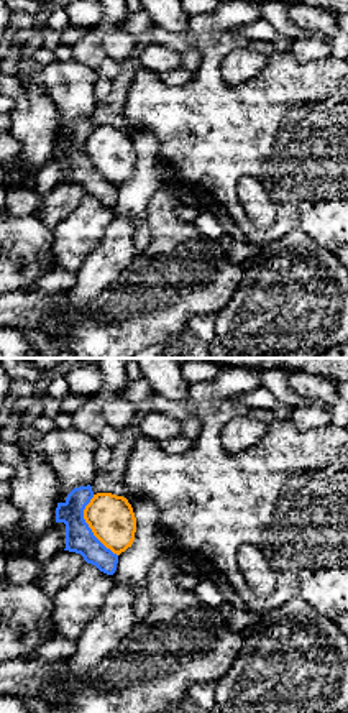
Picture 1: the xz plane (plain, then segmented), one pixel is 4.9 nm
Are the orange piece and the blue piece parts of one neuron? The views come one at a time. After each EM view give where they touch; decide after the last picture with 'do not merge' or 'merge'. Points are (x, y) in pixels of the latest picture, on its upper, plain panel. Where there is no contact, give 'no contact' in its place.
(89, 158)

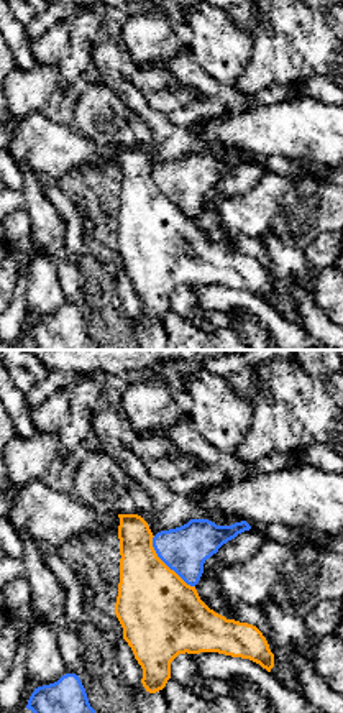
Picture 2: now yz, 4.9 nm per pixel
(164, 196)

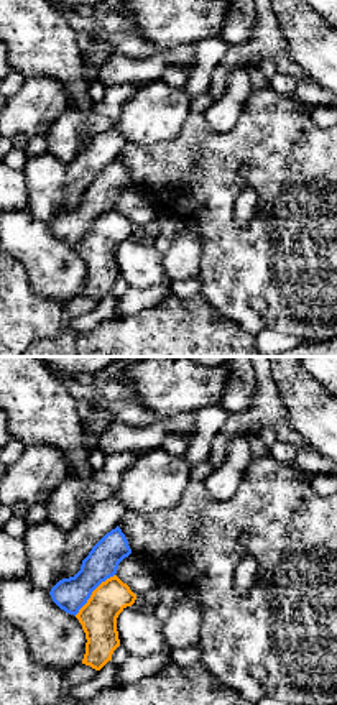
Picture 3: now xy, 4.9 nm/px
(92, 225)

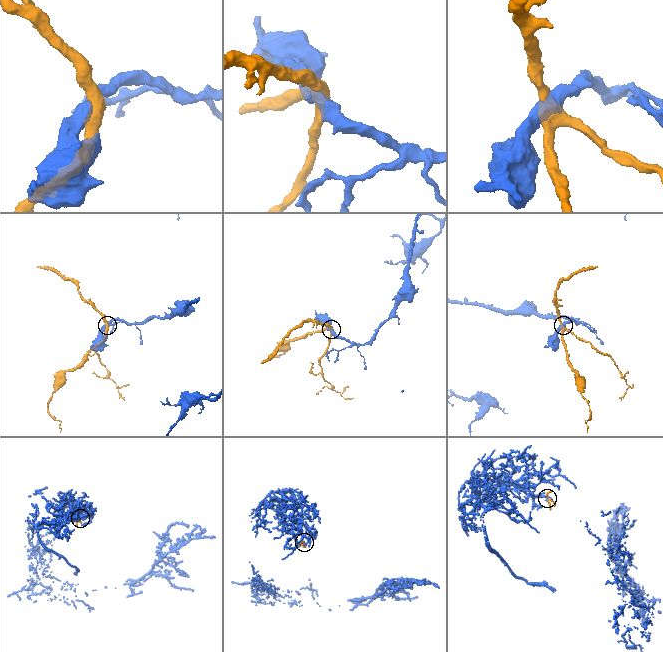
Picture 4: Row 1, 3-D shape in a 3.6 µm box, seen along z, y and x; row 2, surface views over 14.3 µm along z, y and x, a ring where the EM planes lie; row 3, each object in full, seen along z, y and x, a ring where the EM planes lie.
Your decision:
do not merge

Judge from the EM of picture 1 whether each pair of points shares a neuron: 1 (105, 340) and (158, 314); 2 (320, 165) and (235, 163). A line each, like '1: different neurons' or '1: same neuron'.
1: same neuron
2: same neuron

